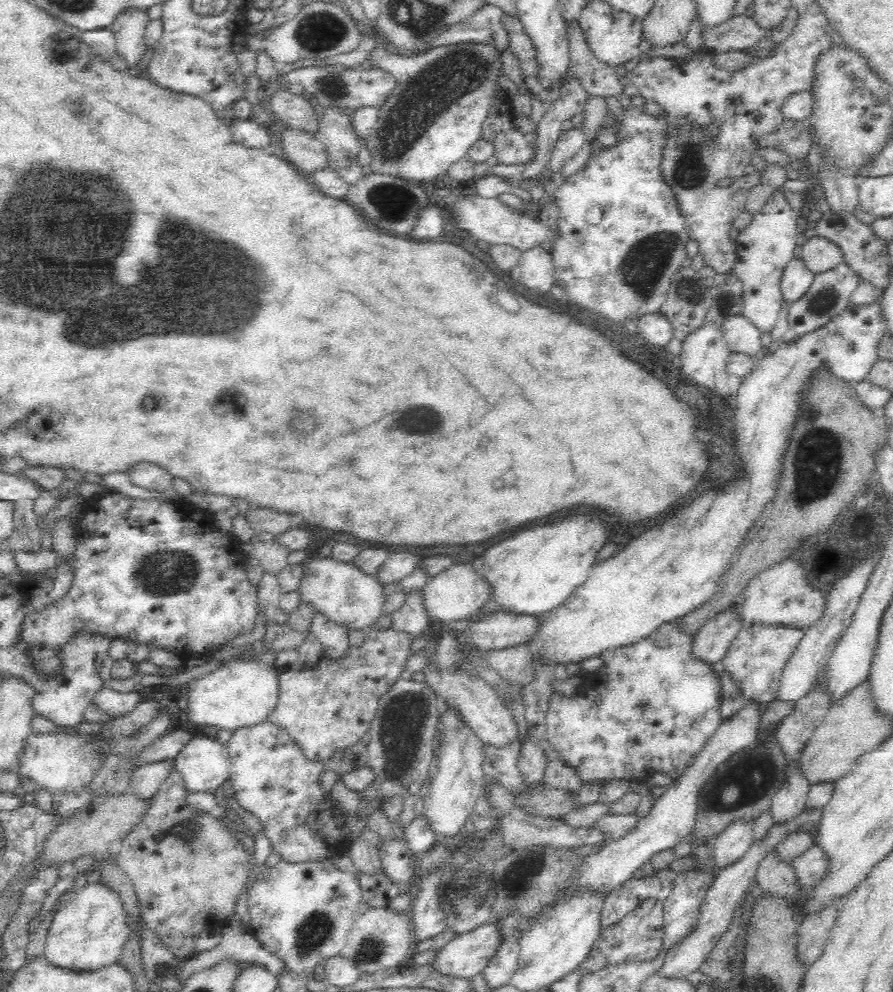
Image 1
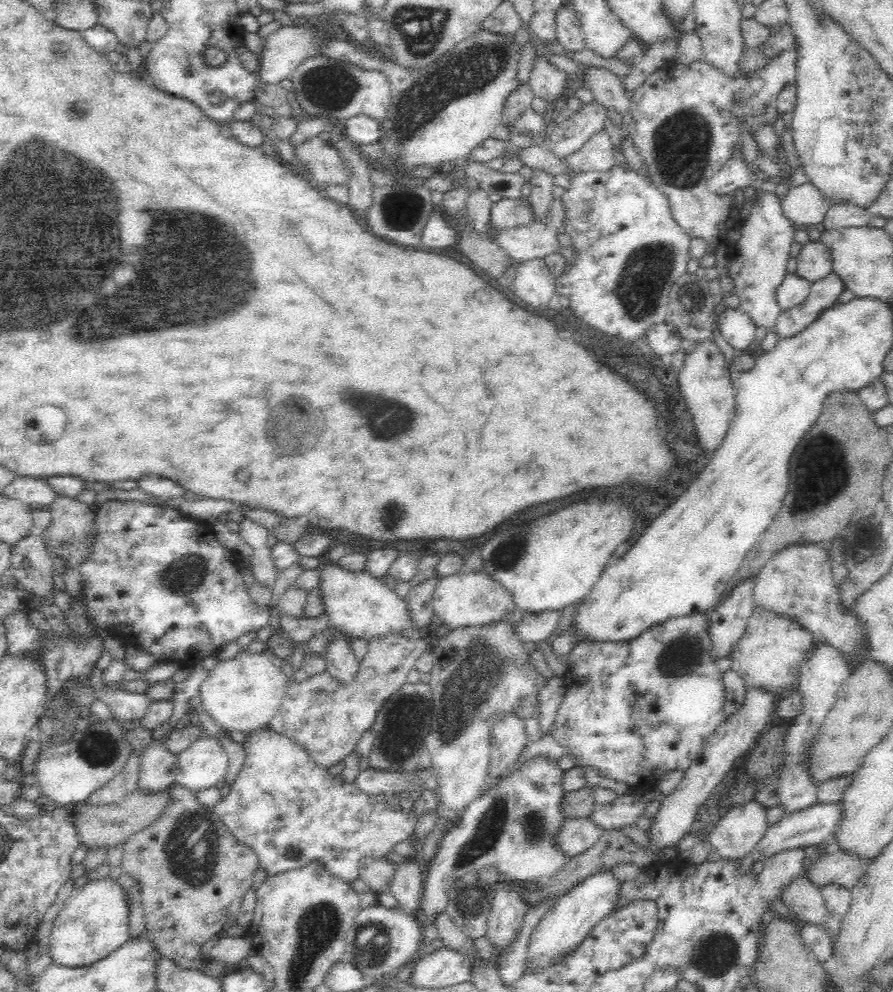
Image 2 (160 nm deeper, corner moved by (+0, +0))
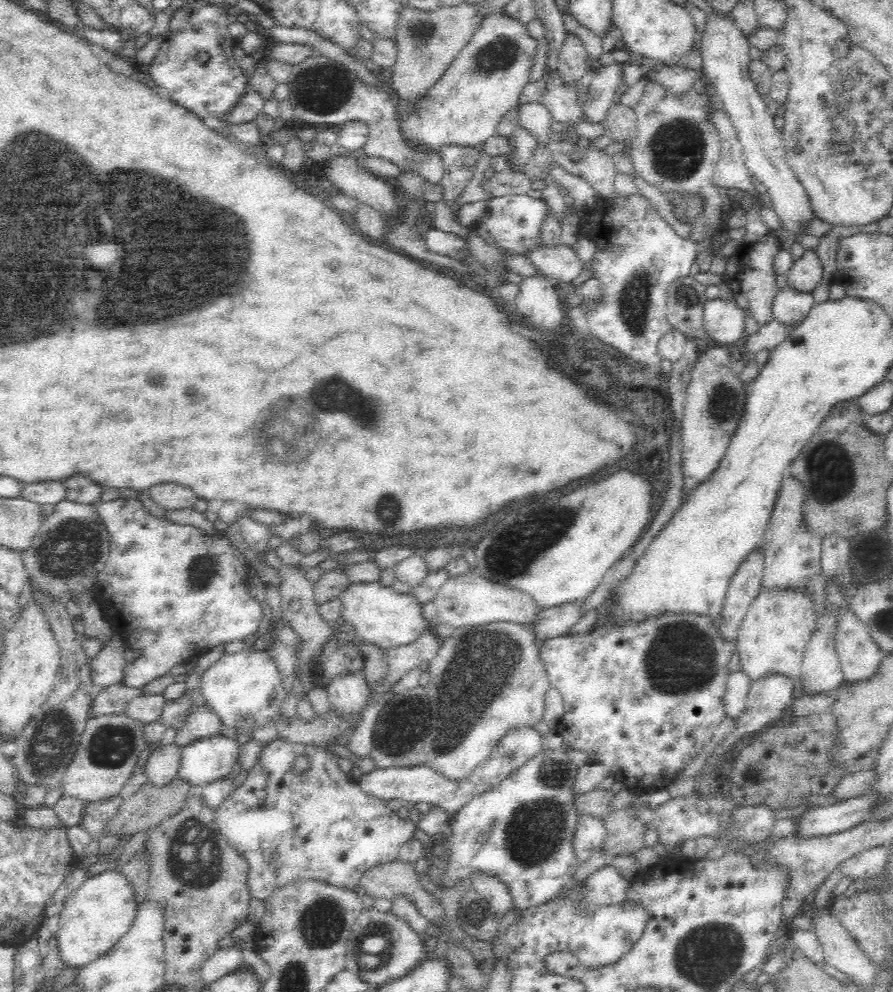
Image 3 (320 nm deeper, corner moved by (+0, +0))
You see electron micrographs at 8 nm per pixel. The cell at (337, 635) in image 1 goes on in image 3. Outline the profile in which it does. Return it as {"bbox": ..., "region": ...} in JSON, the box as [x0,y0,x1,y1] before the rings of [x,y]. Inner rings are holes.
{"bbox":[324,667,368,712],"region":[[[363,667],[354,670],[354,672],[348,672],[348,674],[332,676],[324,687],[327,689],[331,704],[337,710],[352,712],[352,710],[356,710],[358,706],[364,704],[368,684]]]}

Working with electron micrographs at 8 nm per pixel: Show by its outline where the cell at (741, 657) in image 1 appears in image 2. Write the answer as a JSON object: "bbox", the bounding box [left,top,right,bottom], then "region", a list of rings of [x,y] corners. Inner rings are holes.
{"bbox":[728,609,812,697],"region":[[[754,609],[746,630],[728,656],[732,660],[730,668],[744,681],[746,690],[760,689],[779,697],[782,690],[790,686],[790,680],[812,642],[811,634],[798,623],[762,609]]]}

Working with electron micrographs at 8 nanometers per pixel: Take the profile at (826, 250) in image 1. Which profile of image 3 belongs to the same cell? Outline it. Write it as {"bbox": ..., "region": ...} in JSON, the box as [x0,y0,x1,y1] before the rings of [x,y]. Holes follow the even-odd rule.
{"bbox":[787,249,824,291],"region":[[[806,249],[802,256],[793,262],[787,275],[787,284],[796,290],[813,291],[823,279],[824,265],[817,249]]]}

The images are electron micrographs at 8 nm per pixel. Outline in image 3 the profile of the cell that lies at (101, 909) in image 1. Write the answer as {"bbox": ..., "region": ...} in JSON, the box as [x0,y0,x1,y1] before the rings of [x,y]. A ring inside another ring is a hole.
{"bbox":[54,870,137,967],"region":[[[120,870],[87,877],[63,904],[54,932],[58,958],[63,967],[84,966],[106,954],[132,926],[137,904],[128,879]]]}

